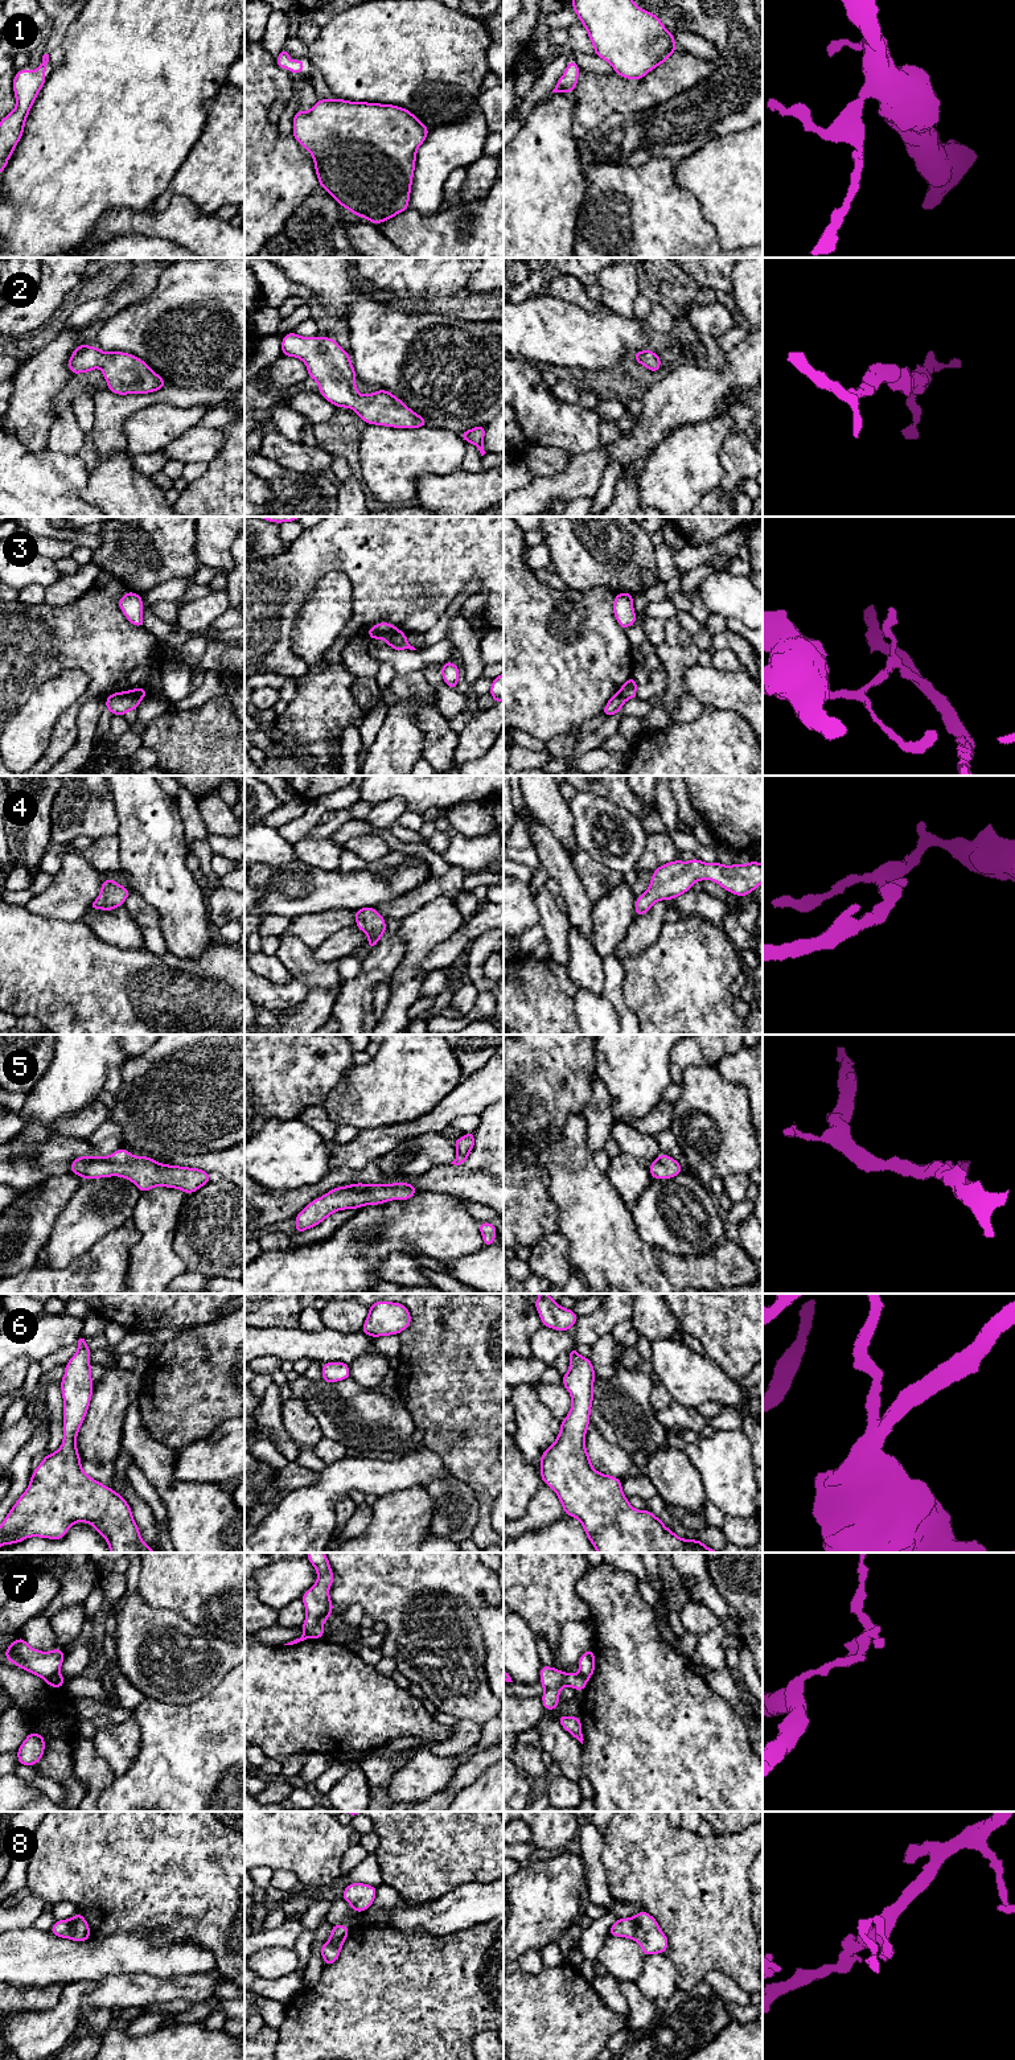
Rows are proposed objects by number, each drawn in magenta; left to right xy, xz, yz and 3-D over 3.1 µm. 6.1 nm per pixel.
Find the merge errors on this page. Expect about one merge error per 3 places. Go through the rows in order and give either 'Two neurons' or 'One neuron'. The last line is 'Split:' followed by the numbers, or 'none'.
1: One neuron
2: One neuron
3: Two neurons
4: One neuron
5: One neuron
6: One neuron
7: Two neurons
8: One neuron
Split: 3, 7

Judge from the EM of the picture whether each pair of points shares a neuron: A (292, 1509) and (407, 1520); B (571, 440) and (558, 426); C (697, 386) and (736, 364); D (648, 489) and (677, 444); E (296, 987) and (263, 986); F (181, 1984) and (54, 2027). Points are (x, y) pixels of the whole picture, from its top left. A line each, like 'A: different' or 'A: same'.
A: different
B: same
C: same
D: same
E: same
F: same

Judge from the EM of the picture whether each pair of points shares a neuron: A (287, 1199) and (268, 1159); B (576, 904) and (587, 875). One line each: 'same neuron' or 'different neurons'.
A: different neurons
B: different neurons

